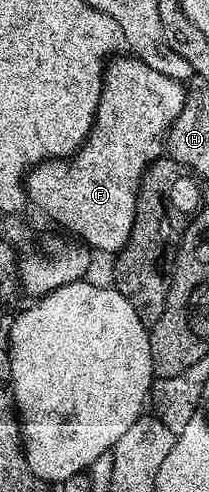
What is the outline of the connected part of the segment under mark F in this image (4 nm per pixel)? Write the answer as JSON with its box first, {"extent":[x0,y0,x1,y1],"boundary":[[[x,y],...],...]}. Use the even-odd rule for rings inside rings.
{"extent":[24,54,187,254],"boundary":[[[133,54],[122,55],[115,55],[106,65],[102,78],[102,97],[86,141],[69,159],[43,160],[34,165],[24,181],[29,203],[35,204],[48,219],[55,220],[60,227],[67,228],[71,237],[77,238],[95,253],[117,254],[130,241],[142,176],[146,173],[147,166],[163,155],[166,133],[186,104],[187,89],[183,81],[173,80],[152,70],[151,66]]]}

